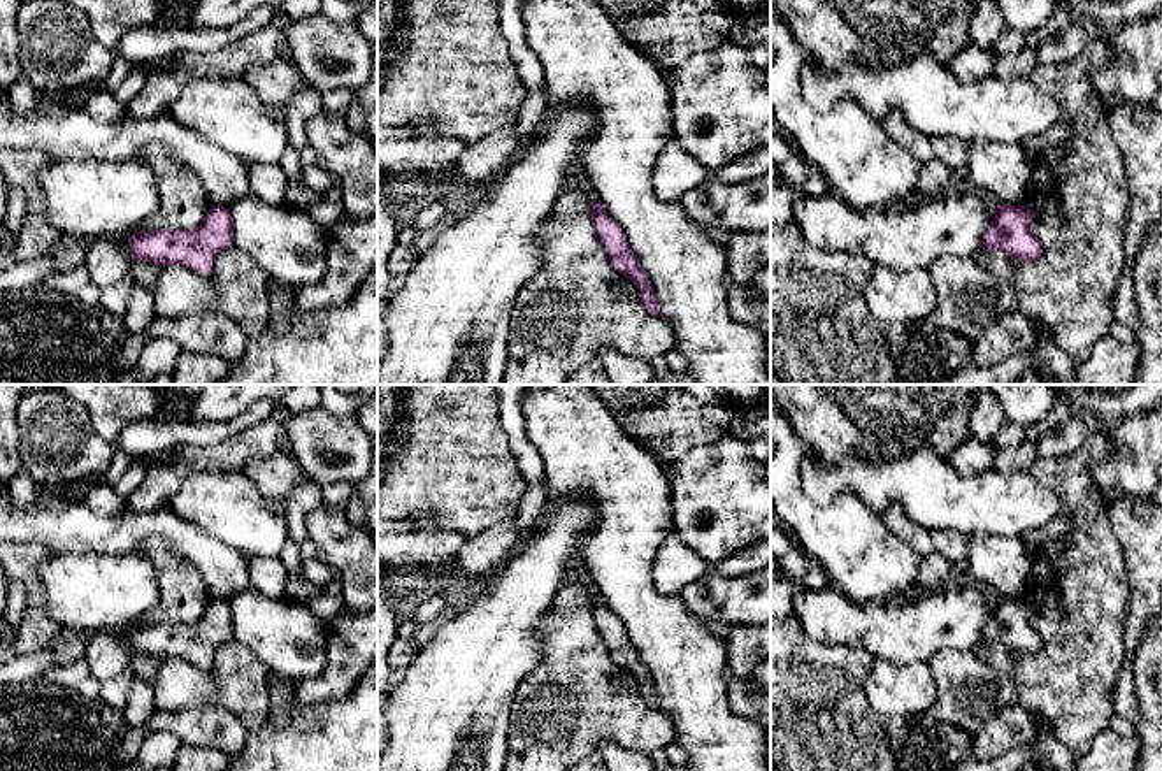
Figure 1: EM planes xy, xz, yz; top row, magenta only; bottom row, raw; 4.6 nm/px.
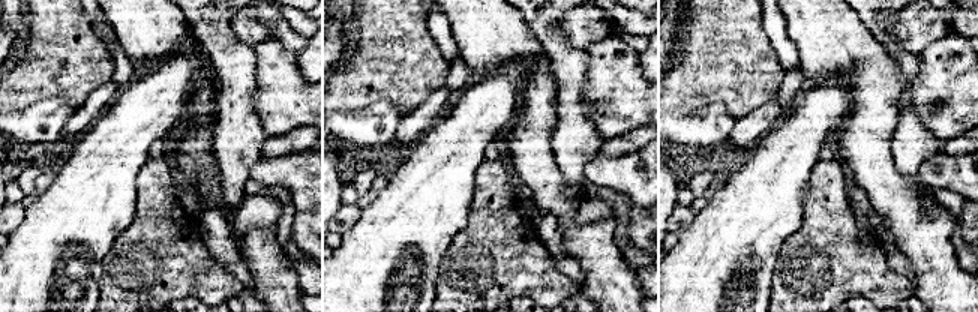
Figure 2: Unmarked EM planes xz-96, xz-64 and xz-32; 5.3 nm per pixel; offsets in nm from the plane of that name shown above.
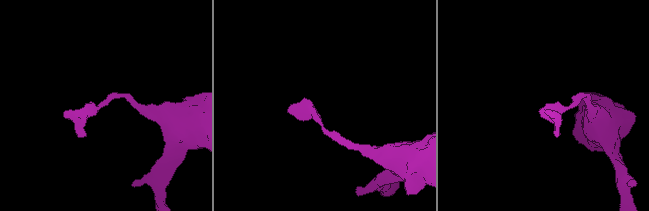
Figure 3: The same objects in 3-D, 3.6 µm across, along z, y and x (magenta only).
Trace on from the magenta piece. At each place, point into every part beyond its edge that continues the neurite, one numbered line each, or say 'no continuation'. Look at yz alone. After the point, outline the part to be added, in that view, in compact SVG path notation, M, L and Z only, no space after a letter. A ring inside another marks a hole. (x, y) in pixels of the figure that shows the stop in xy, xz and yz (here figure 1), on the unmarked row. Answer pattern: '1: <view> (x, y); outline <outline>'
no continuation

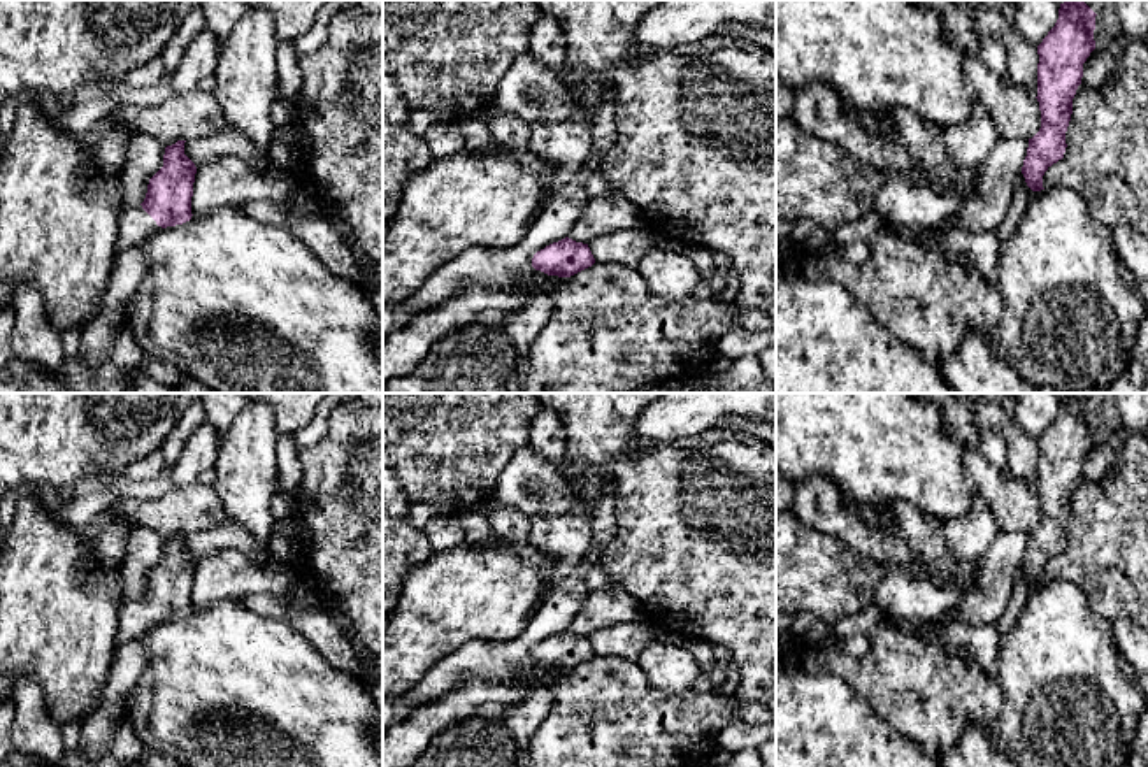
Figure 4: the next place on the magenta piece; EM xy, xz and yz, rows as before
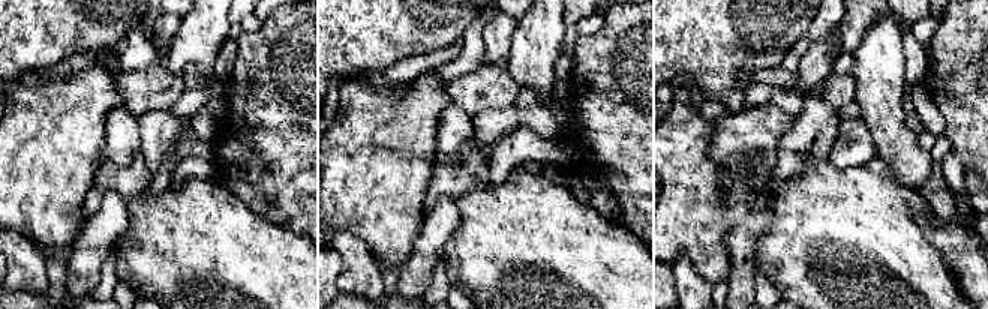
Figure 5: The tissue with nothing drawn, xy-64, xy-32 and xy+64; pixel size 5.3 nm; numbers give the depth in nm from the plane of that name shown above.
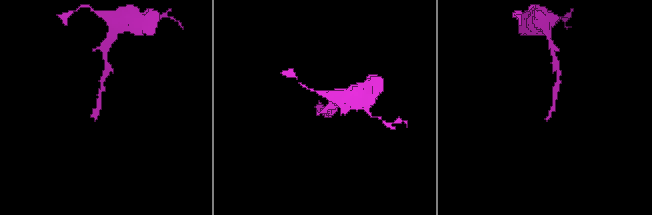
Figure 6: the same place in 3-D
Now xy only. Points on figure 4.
1: xy (134, 618); outline M142 599L123 600L118 611L116 644L125 644L132 639L142 637L160 623L161 620L156 618L156 614L142 602Z

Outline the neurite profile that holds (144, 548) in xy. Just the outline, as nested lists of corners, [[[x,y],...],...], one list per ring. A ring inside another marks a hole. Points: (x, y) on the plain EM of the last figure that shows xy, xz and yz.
[[[144,525],[128,534],[119,567],[123,600],[137,600],[144,595],[149,572],[163,560],[163,548],[165,539]]]

